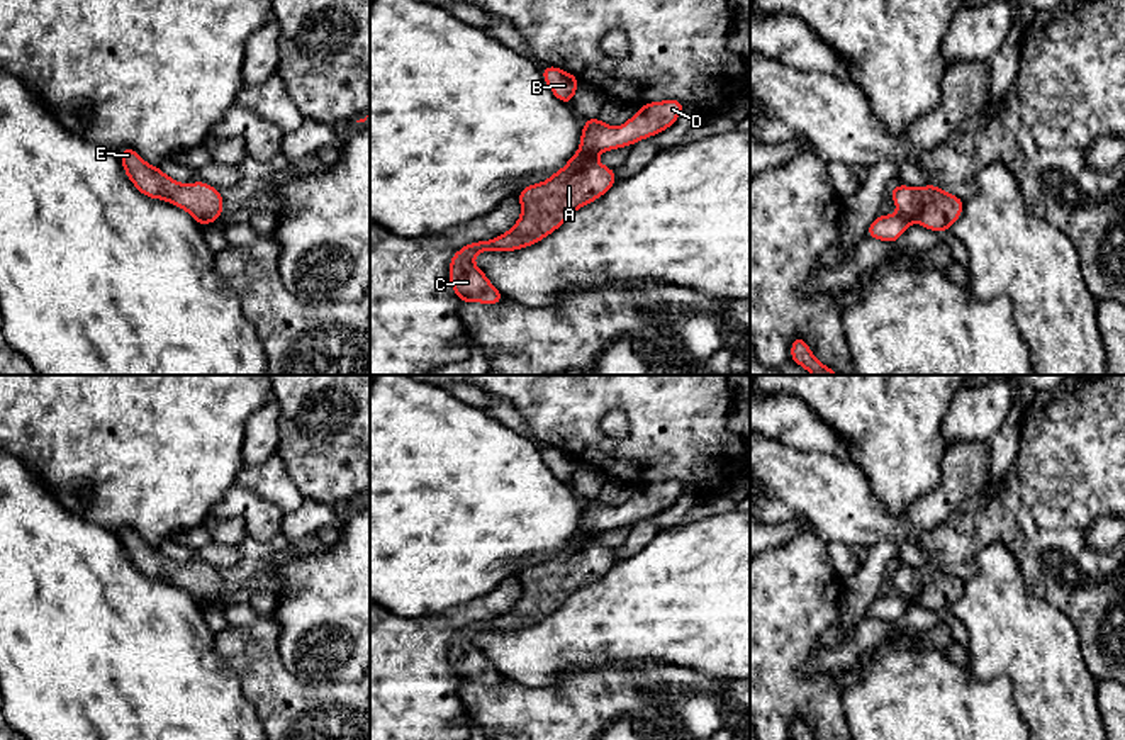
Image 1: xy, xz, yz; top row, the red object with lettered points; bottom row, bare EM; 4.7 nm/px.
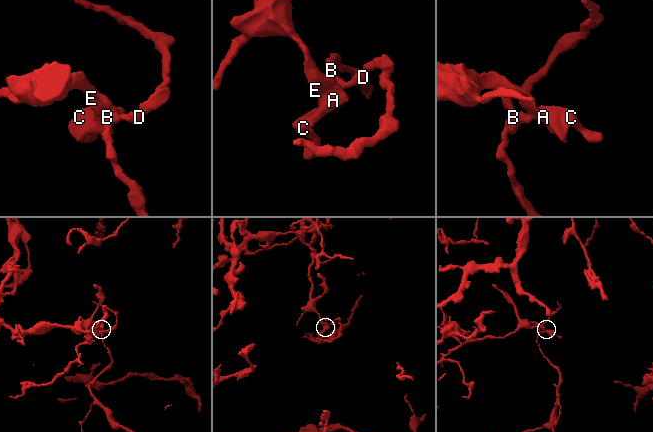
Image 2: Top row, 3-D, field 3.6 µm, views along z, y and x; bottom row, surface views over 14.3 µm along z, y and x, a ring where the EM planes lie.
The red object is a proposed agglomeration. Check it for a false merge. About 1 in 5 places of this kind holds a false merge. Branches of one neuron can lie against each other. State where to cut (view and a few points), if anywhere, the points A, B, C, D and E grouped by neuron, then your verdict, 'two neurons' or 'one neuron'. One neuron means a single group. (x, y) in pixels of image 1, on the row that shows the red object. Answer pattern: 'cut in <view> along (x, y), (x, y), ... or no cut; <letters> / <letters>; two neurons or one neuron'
cut in xz along (581, 148), (596, 153); A C E / B D; two neurons

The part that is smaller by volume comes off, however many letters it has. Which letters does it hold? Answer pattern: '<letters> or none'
B, D

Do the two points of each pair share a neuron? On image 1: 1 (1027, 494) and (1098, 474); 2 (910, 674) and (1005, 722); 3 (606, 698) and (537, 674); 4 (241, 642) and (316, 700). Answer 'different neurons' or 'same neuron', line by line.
1: same neuron
2: same neuron
3: different neurons
4: same neuron

